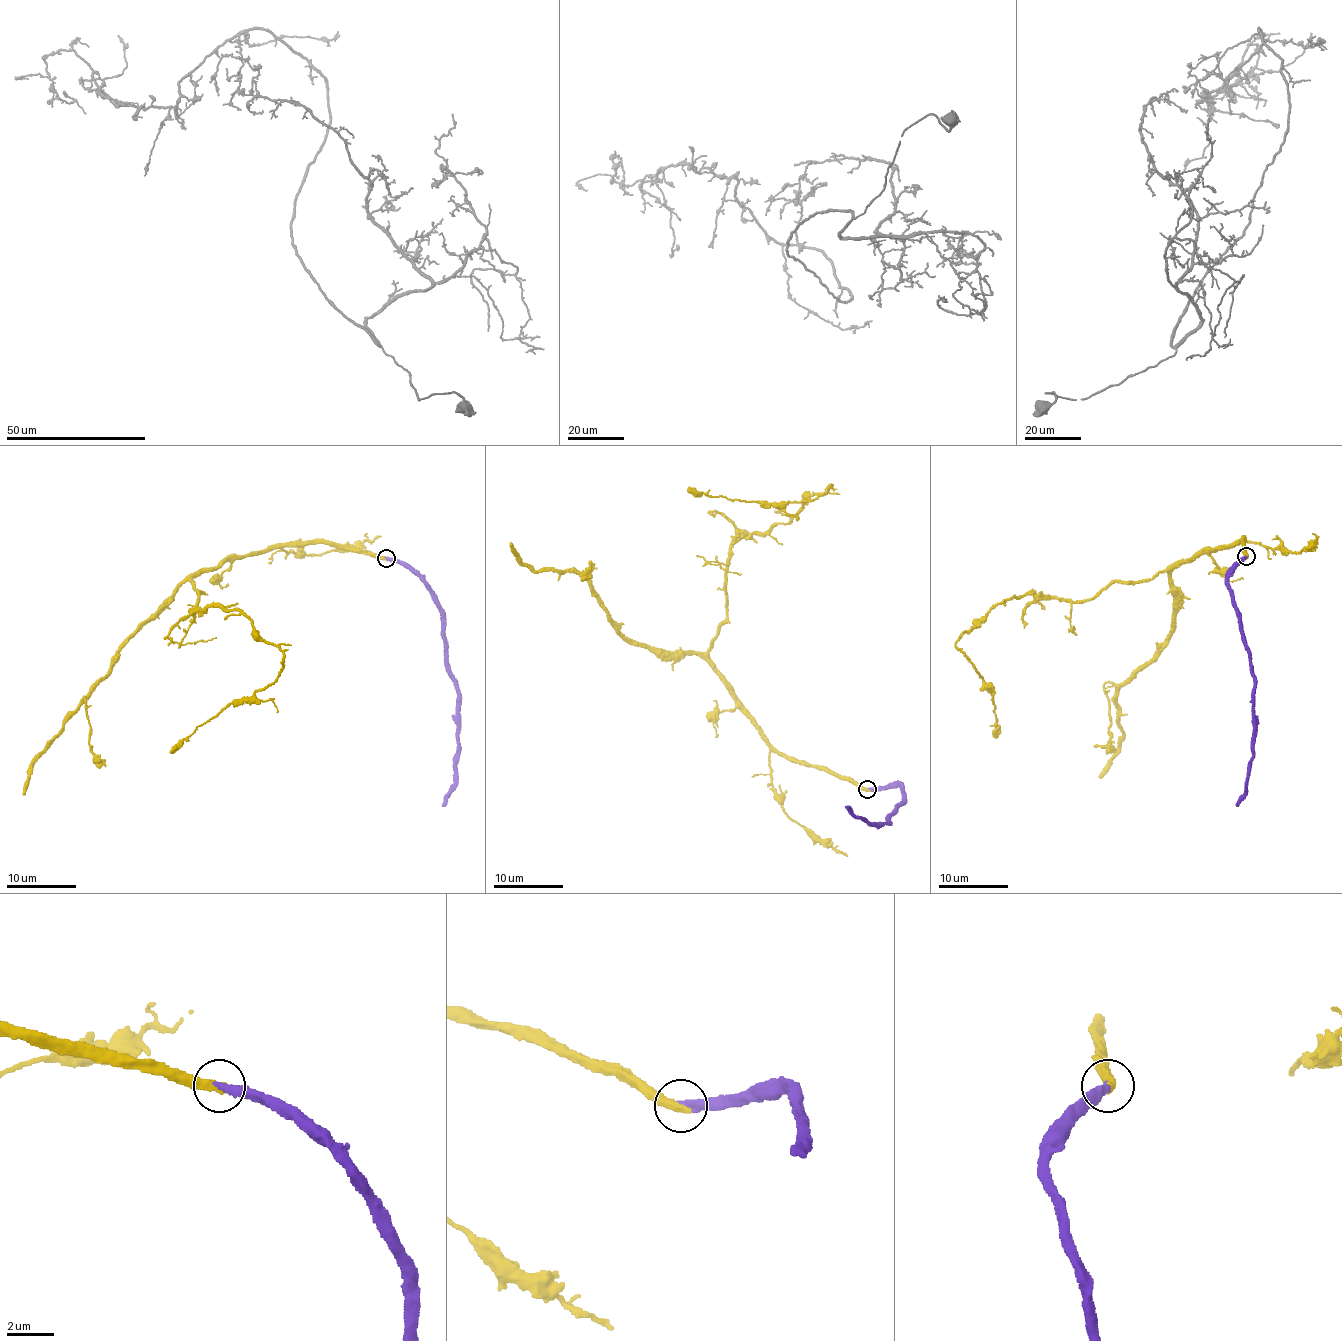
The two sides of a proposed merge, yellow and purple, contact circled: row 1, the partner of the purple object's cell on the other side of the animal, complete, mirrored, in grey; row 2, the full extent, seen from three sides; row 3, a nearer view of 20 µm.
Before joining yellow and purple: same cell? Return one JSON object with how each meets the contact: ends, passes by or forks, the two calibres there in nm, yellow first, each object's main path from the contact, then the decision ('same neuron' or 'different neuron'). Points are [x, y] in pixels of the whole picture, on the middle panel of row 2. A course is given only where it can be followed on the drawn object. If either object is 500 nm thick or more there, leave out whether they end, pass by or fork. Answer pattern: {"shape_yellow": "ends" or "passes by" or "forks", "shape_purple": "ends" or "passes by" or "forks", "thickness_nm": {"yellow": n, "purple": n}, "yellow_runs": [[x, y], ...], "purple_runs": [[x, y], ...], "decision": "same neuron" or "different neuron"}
{"shape_yellow": "ends", "shape_purple": "ends", "thickness_nm": {"yellow": 440, "purple": 360}, "yellow_runs": [[867, 790], [783, 757], [709, 654], [726, 618], [729, 549], [832, 485], [778, 503], [687, 488]], "purple_runs": [[867, 790], [901, 785], [904, 799], [887, 818], [889, 824], [870, 826], [845, 806]], "decision": "same neuron"}

